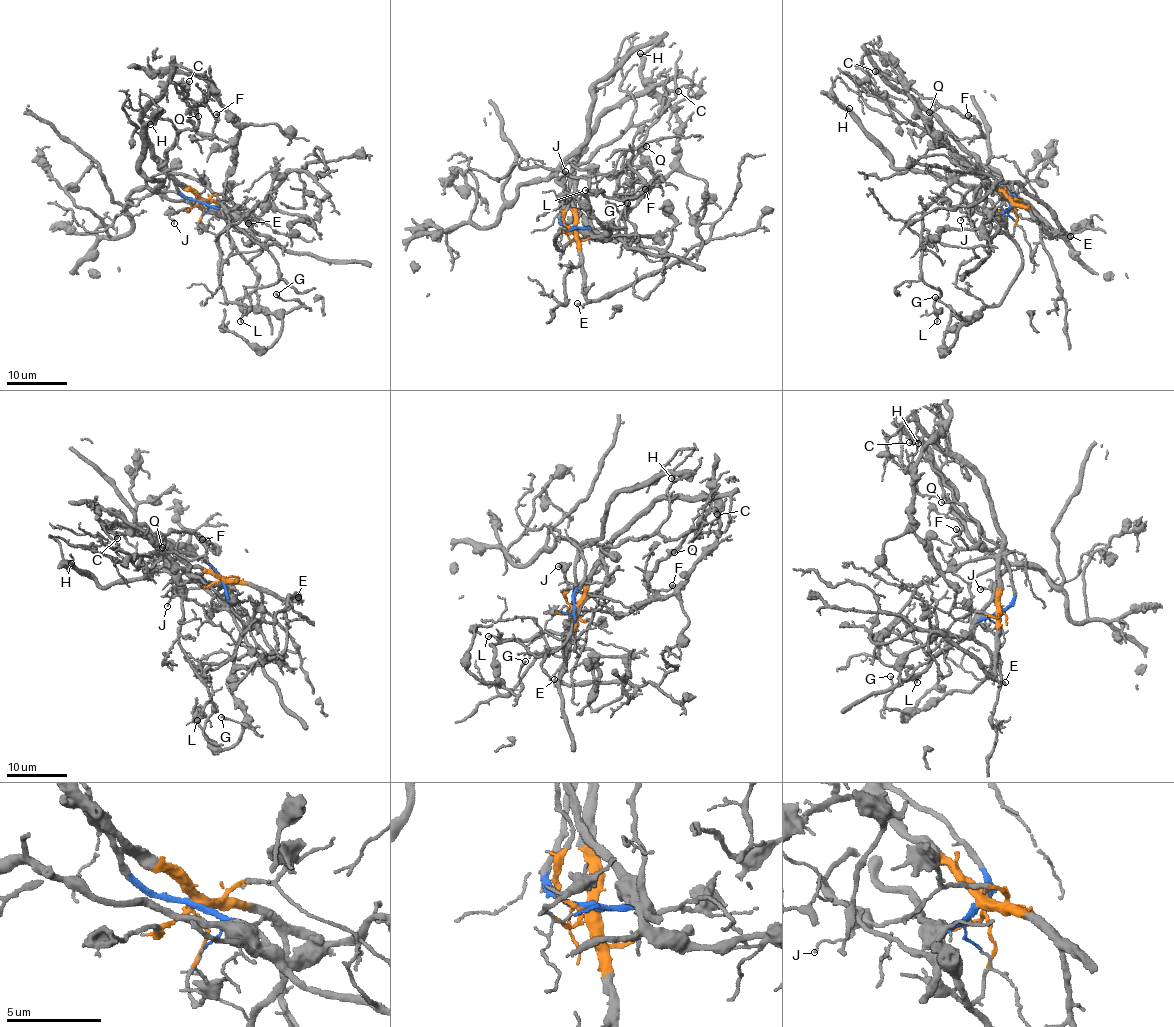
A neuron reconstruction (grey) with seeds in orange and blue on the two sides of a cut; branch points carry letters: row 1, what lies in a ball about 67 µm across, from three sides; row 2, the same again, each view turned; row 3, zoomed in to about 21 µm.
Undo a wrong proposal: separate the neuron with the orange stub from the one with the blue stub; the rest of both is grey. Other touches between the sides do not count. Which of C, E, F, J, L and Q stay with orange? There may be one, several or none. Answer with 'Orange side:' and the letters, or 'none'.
Orange side: C, E, F, J, L, Q

